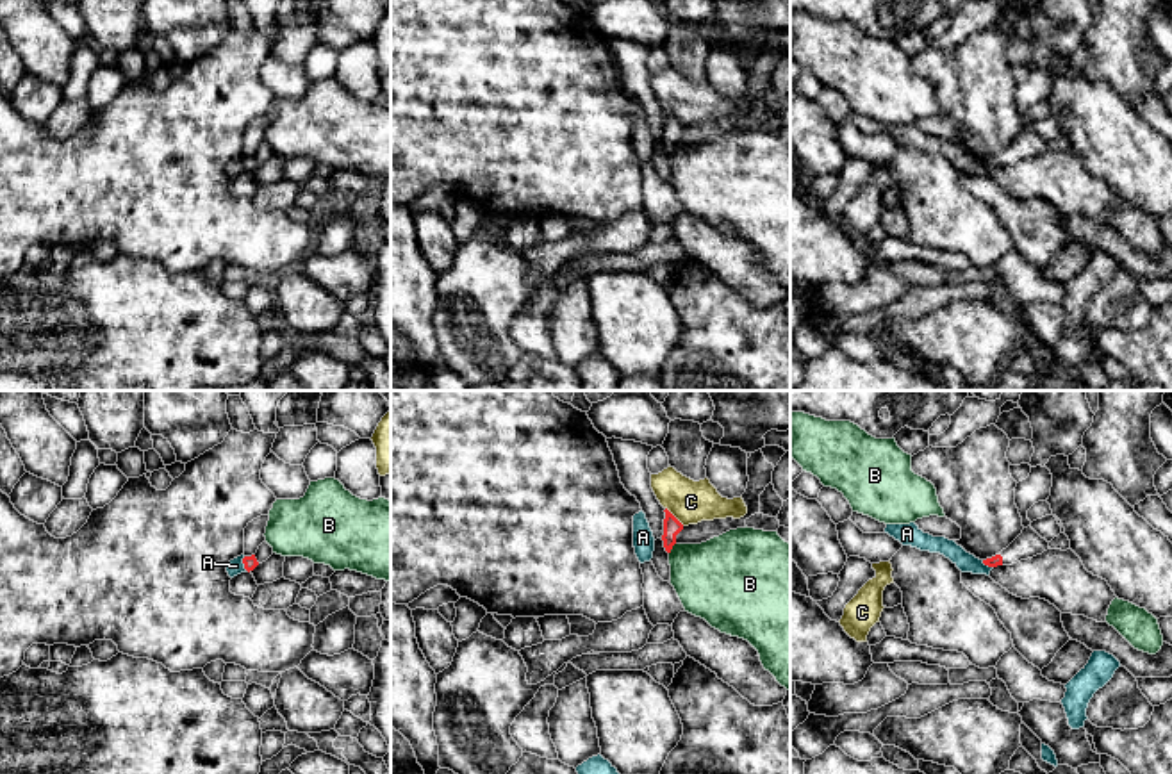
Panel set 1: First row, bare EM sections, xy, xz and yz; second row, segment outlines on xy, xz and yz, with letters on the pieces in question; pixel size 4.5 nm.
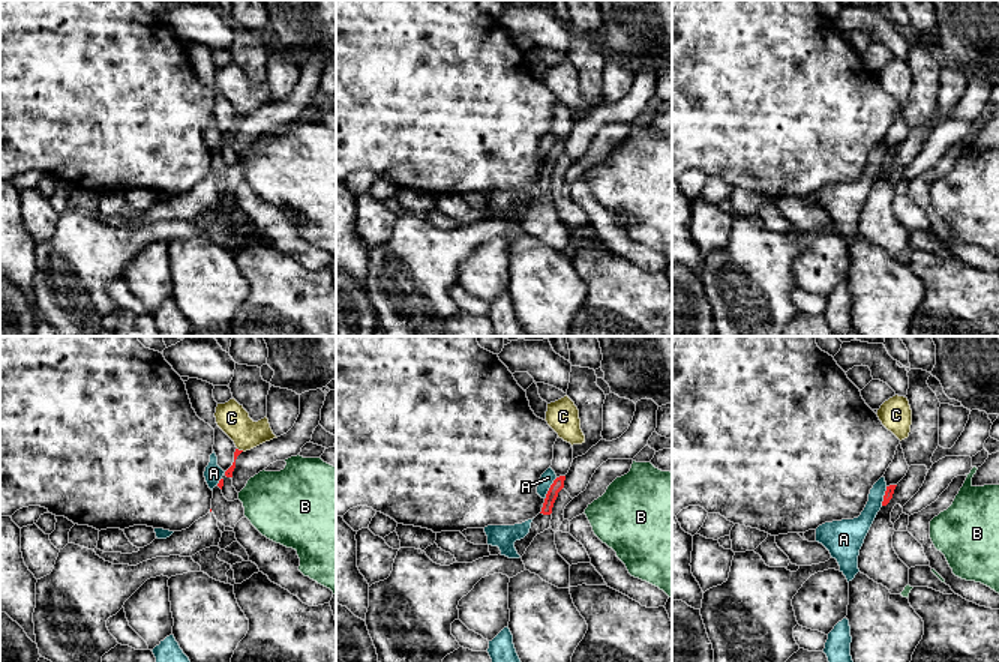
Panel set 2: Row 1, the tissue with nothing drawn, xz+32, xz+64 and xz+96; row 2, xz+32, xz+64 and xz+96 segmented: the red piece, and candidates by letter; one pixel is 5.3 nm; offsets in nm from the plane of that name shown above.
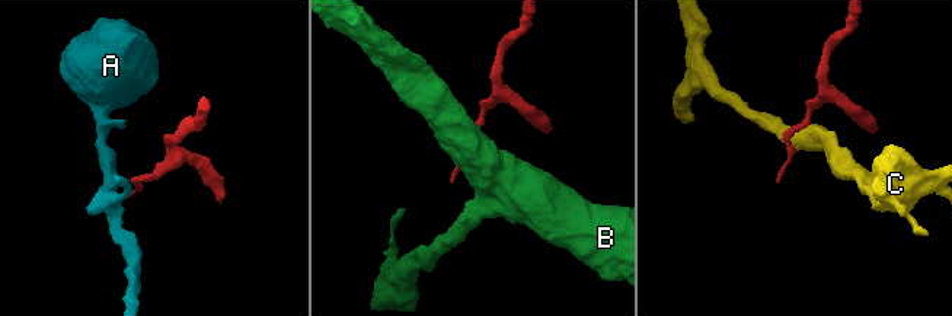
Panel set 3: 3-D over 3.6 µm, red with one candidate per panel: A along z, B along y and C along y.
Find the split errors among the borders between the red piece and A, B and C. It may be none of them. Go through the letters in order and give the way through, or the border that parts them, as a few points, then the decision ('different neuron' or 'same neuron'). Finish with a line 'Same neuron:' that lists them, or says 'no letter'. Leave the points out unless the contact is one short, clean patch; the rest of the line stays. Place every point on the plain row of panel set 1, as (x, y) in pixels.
A: along xy (243, 157), (247, 170) | different neuron
B: along xz (675, 143), (669, 154) | different neuron
C: along xz (666, 107), (684, 125) | different neuron
Same neuron: no letter

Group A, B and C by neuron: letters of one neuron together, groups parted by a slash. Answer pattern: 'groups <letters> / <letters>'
groups A / B / C

